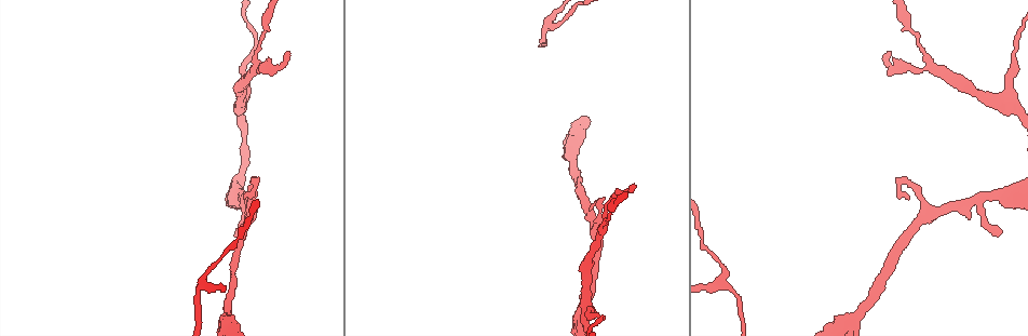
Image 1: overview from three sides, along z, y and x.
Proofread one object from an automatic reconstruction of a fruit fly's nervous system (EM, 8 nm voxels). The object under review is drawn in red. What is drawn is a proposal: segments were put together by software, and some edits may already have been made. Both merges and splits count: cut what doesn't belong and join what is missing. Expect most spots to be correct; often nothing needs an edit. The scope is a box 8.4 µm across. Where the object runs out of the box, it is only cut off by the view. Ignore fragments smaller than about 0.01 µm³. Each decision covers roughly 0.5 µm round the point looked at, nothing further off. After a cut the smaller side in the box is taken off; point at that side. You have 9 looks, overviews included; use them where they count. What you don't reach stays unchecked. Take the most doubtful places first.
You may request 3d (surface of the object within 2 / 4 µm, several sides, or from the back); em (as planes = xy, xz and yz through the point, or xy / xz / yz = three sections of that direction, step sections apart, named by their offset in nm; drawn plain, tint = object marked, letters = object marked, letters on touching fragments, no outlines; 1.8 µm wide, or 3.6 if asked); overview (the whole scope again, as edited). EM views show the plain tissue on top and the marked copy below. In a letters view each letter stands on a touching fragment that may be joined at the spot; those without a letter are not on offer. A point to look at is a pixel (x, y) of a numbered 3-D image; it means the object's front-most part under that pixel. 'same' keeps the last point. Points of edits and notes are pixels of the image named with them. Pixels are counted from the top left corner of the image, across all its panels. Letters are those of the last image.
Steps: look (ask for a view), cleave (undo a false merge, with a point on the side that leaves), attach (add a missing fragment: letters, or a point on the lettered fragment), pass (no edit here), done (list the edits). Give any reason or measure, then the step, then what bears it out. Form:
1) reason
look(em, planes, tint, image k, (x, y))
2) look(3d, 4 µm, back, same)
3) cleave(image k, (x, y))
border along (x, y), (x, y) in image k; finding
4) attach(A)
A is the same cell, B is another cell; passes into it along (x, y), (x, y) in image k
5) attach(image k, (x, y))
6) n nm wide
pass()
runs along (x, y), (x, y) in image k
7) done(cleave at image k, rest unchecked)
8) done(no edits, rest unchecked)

thin end
look(3d, 4 µm, image 1, (1000, 233))

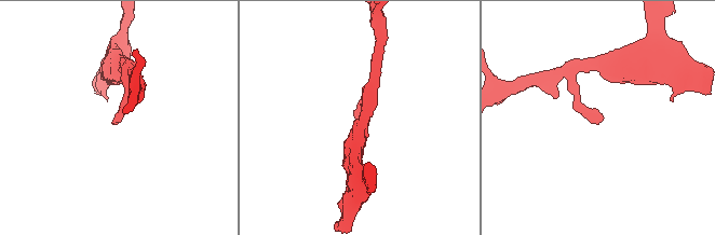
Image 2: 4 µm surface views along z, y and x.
look(em, 3.6 µm, planes, letters, image 2, (602, 120))

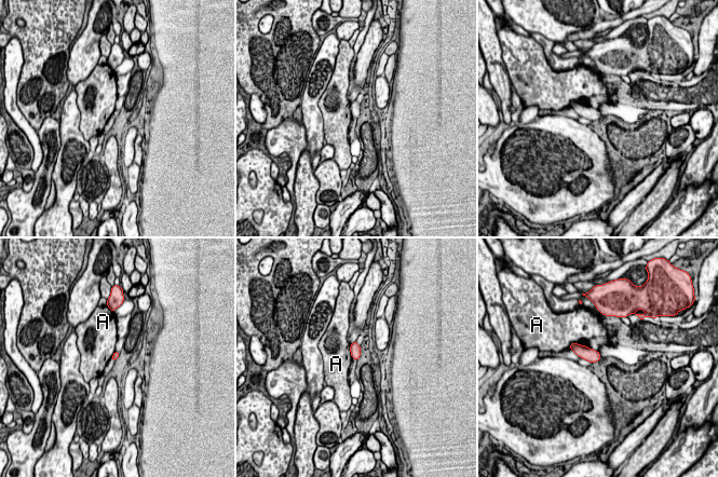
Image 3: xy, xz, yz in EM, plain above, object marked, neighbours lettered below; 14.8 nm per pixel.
pass()
A is another cell; border along (569, 344), (584, 344), (597, 351) in image 3; no lettered fragment goes on from it

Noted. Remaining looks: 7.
look(3d, 4 µm, image 1, (601, 232))

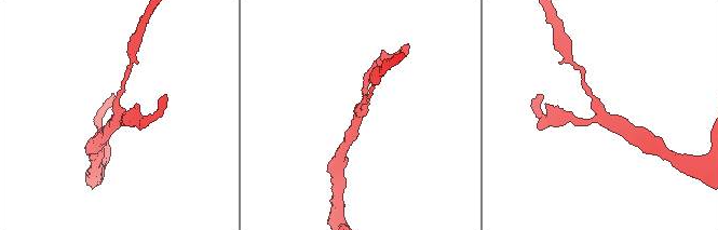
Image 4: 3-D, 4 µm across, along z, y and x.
3 arms; now the EM
look(em, xz, step 4, letters, image 4, (602, 114))

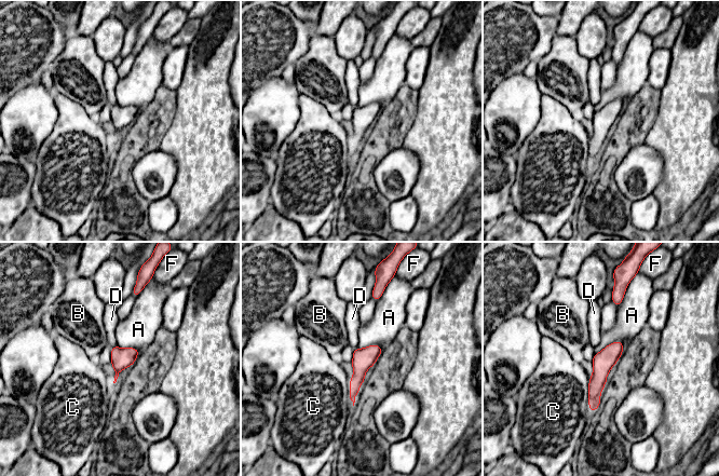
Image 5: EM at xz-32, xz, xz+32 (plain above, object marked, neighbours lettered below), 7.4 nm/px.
pass()
A, B, C, D and F are other cells; runs along (619, 343), (601, 364), (593, 408) in image 5; continuous, no second neuron

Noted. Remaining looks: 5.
thin end
look(em, xy, step 4, letters, image 1, (589, 210))

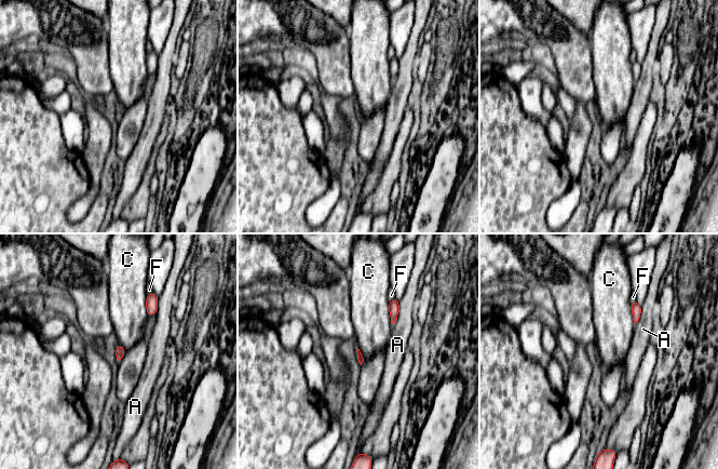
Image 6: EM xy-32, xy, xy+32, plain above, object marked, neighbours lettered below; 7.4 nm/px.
pass()
A, C and F are other cells; border along (388, 302), (389, 317), (392, 323) in image 6; none of them fits

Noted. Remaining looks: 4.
look(em, planes, letters, image 1, (571, 156))

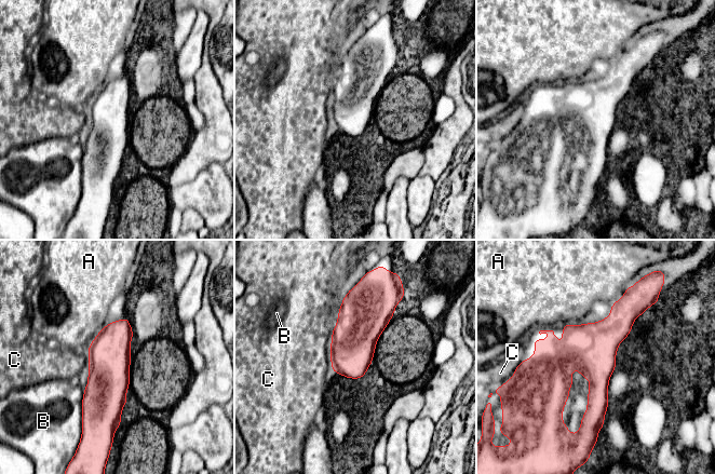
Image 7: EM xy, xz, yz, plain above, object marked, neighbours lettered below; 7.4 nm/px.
320 nm wide
pass()
A, B and C are other cells; border along (105, 325), (86, 350) in image 7; all the same neuron

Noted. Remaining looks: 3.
done(no edits, rest unchecked)

